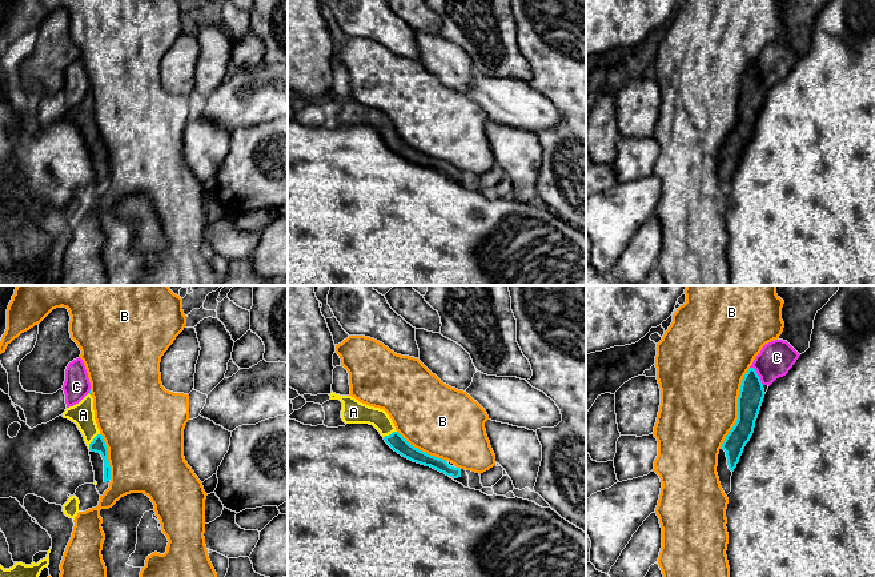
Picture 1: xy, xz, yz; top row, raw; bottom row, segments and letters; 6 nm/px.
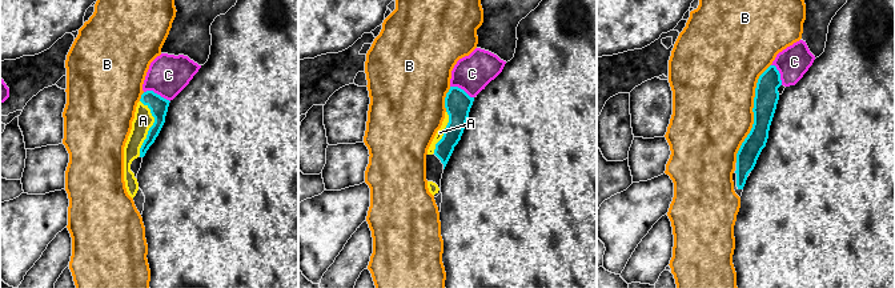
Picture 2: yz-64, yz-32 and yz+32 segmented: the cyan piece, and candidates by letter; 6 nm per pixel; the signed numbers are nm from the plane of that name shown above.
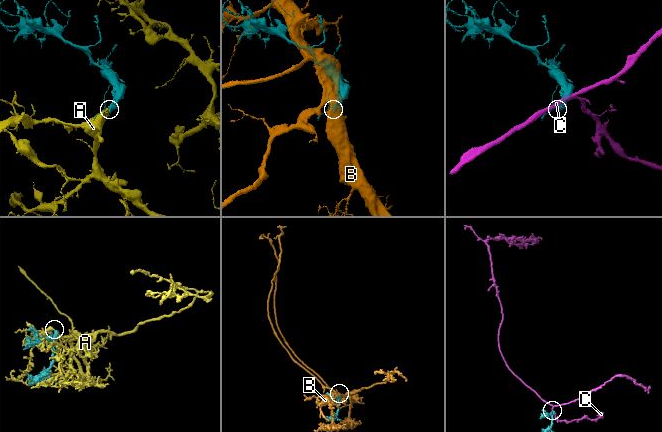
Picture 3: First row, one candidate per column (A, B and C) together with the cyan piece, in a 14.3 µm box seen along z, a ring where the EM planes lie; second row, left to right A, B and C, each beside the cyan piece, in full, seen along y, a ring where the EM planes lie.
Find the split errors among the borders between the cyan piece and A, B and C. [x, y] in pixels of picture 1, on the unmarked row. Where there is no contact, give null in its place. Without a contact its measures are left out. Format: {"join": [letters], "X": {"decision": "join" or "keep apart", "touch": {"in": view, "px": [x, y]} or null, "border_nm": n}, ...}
{"join": ["A"], "A": {"decision": "join", "touch": {"in": "xy", "px": [92, 143]}, "border_nm": 120}, "B": {"decision": "keep apart", "touch": {"in": "yz", "px": [738, 109]}, "border_nm": 500}, "C": {"decision": "keep apart", "touch": {"in": "yz", "px": [757, 76]}, "border_nm": 140}}

